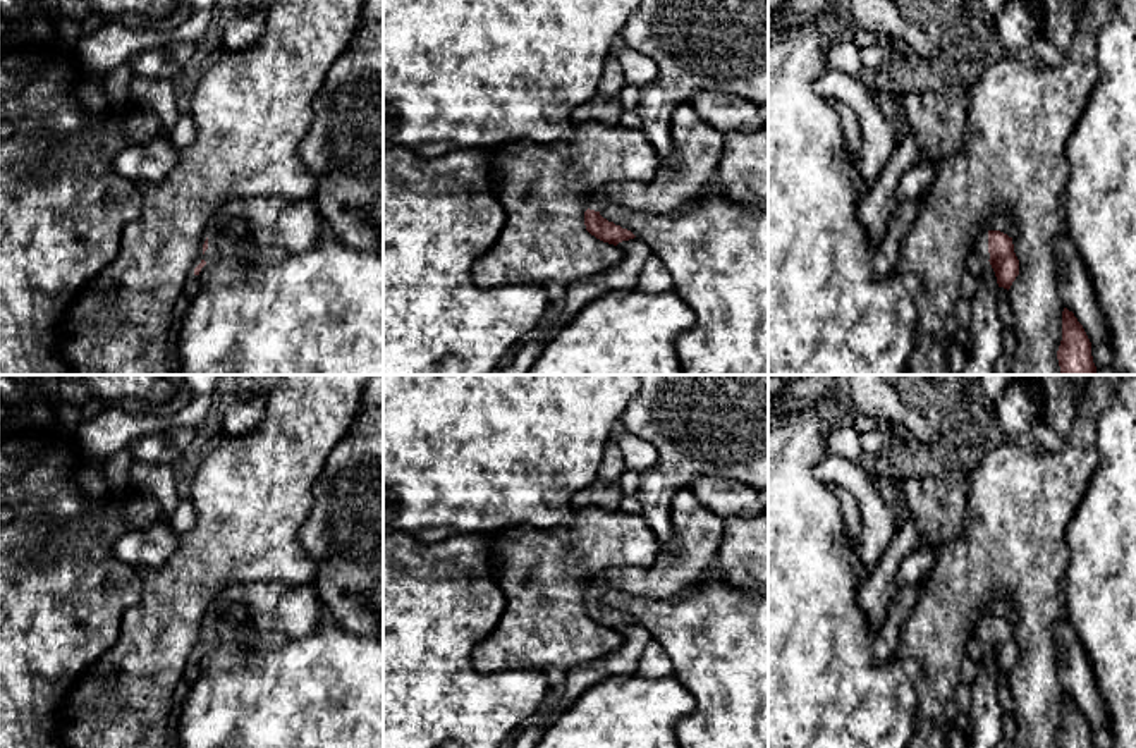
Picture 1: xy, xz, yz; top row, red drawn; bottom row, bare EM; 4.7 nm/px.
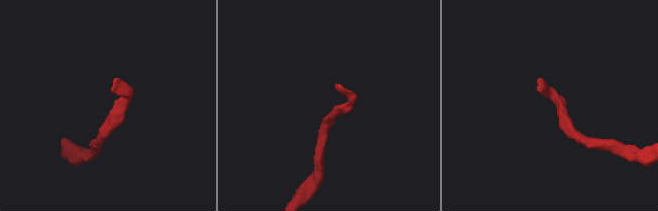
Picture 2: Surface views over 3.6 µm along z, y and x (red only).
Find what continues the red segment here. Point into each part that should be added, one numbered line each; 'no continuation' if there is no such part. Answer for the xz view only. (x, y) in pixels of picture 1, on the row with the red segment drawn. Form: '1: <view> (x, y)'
1: xz (681, 177)

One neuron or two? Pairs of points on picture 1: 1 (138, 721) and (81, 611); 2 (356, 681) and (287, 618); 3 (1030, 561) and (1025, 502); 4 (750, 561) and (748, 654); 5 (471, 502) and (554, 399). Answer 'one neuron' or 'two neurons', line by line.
1: two neurons
2: two neurons
3: one neuron
4: two neurons
5: one neuron

